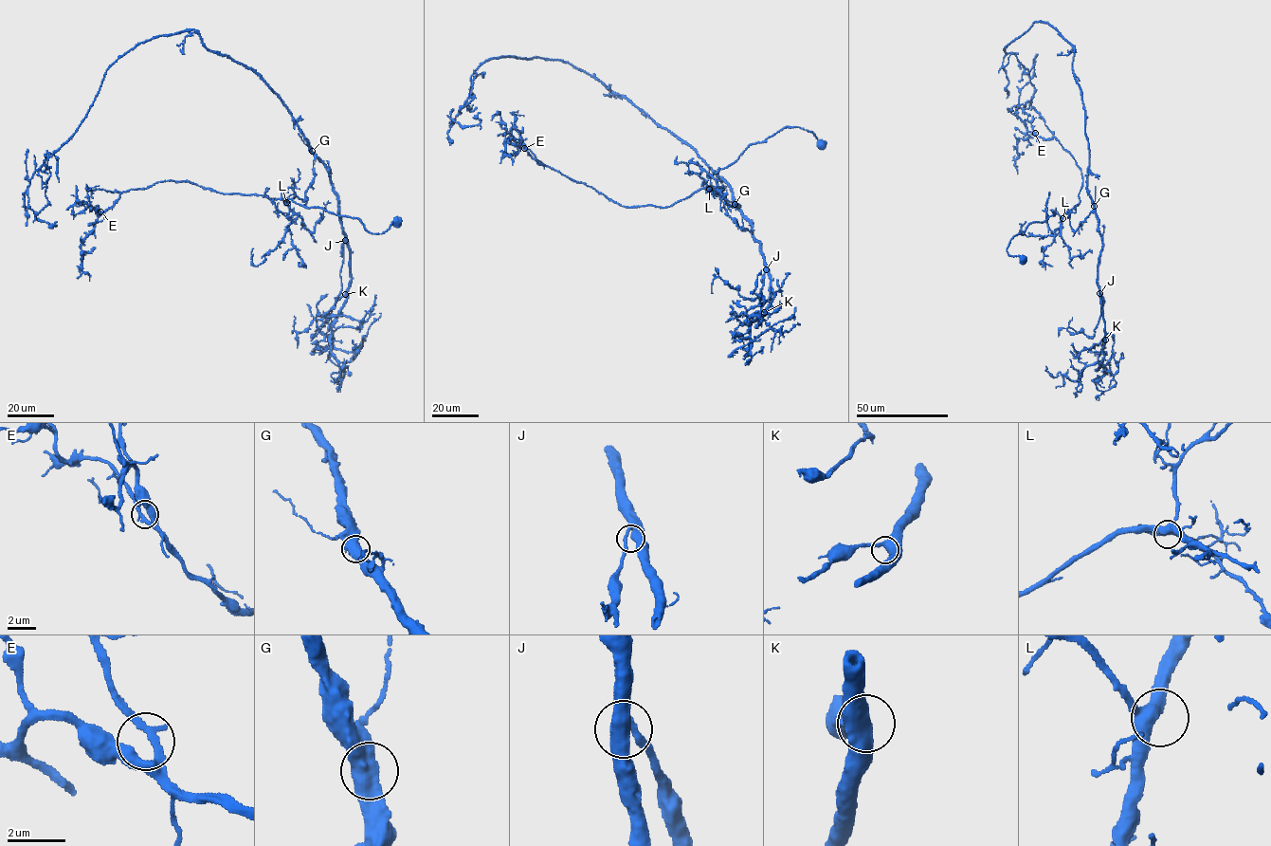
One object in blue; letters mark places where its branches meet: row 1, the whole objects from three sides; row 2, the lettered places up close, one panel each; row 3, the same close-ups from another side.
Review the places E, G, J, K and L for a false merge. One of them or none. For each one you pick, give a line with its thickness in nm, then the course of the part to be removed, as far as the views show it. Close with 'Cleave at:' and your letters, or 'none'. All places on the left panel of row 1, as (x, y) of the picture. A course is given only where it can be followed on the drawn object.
G: calibre 650 nm; course (312, 151), (315, 175), (303, 200), (289, 188), (271, 199), (172, 180), (122, 192), (81, 246), (89, 280)
Cleave at: G

